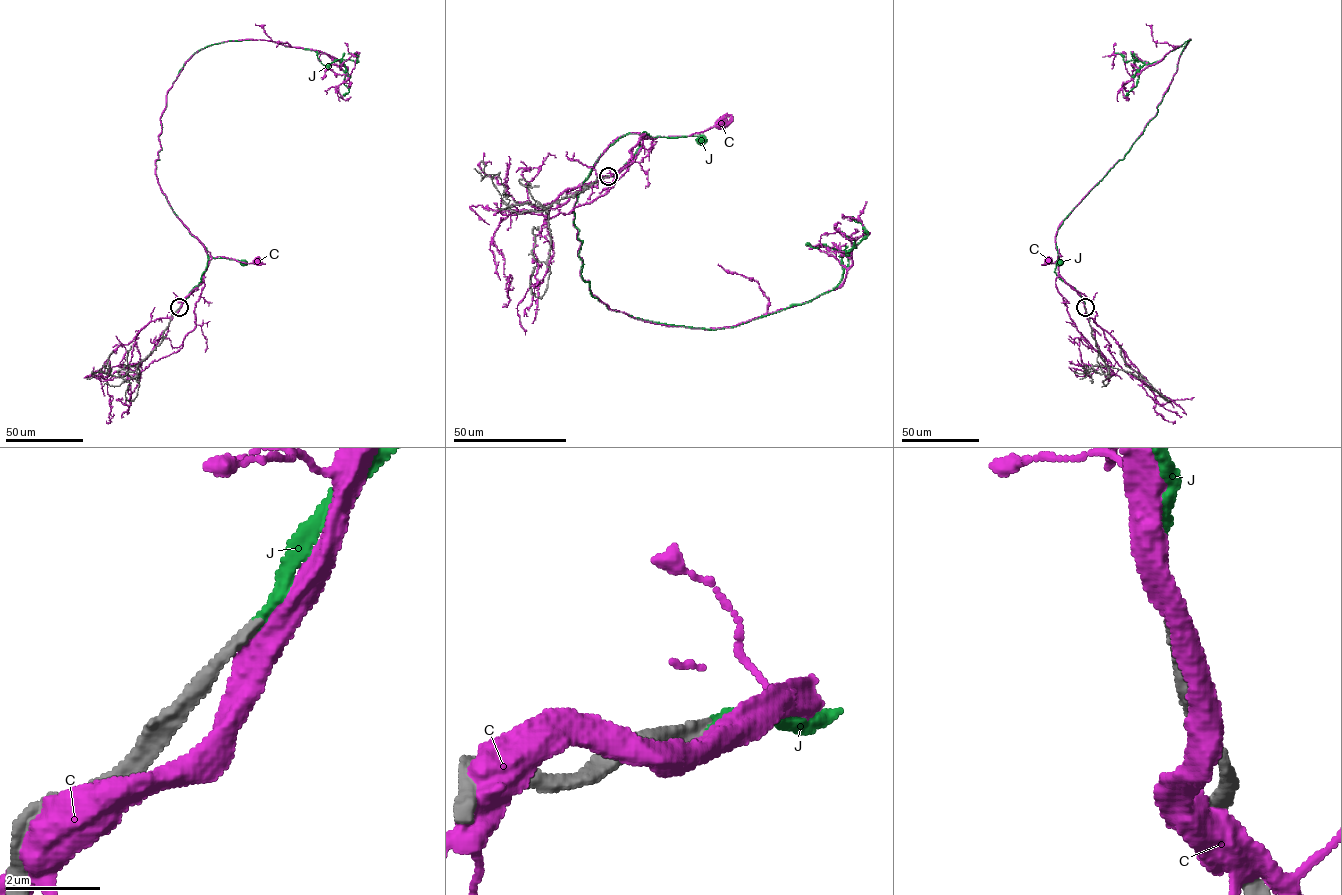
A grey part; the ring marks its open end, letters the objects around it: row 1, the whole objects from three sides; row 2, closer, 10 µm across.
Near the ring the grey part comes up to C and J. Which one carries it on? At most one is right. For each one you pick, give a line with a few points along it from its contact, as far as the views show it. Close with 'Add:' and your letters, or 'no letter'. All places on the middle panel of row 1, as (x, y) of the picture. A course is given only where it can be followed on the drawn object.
J: course (608, 176), (615, 175), (634, 155), (644, 132), (653, 137), (696, 136), (701, 139)
Add: J

